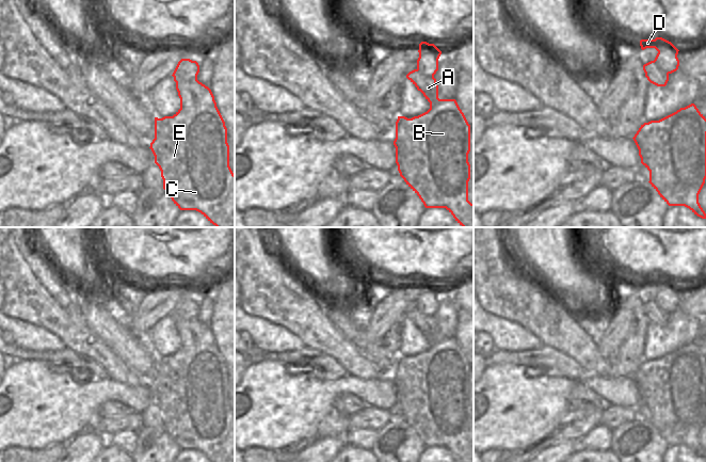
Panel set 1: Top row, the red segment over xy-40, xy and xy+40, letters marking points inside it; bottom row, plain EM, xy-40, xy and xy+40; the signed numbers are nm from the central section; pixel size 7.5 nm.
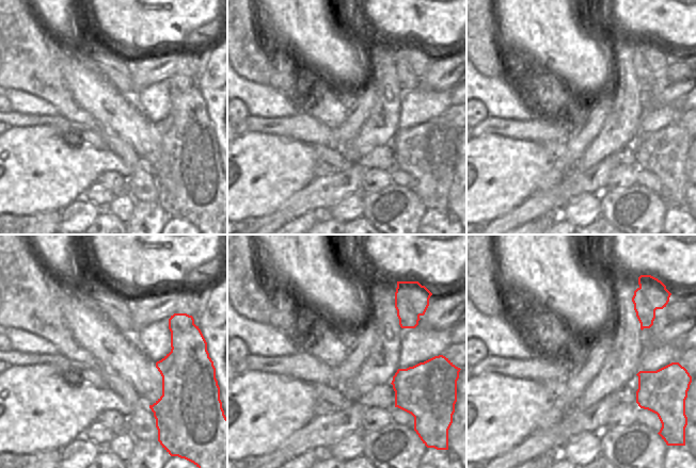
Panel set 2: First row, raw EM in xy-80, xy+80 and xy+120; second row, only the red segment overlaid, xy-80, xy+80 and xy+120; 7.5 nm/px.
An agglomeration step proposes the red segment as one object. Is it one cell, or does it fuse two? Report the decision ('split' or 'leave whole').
split

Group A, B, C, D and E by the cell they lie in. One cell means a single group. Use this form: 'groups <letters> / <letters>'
groups A B C E / D

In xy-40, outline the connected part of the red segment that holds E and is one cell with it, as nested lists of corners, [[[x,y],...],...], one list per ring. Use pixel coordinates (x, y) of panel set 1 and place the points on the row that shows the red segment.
[[[179,80],[176,90],[180,98],[180,109],[173,116],[162,118],[155,117],[155,139],[150,143],[150,149],[155,156],[155,163],[161,171],[163,189],[180,210],[196,210],[216,227],[235,227],[235,174],[229,166],[229,145],[227,143],[227,128],[216,107],[211,90],[198,80]]]

